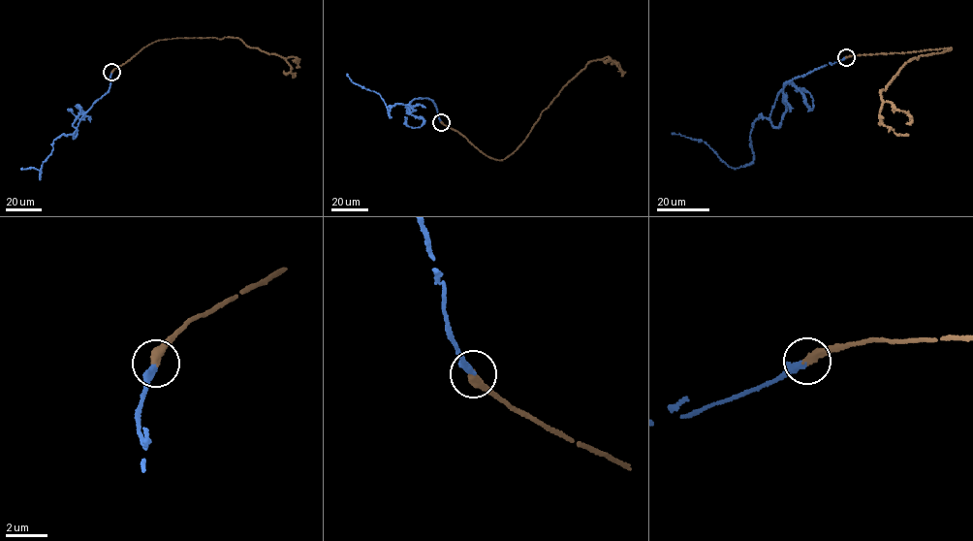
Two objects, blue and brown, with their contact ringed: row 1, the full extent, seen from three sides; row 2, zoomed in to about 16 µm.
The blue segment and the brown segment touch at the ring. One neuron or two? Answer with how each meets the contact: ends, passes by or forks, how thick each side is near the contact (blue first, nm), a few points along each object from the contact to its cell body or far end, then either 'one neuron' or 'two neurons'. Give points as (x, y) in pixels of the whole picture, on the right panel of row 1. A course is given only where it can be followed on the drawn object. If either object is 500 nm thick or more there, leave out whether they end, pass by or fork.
blue ends there; brown ends there; 320 nm thick on the blue side, 420 nm on the other; blue runs (846, 57), (788, 80), (769, 118), (760, 113), (752, 125), (749, 164), (730, 167), (704, 142), (672, 133); brown runs (846, 57), (952, 48), (905, 62), (881, 91), (881, 122), (895, 134), (908, 135); one neuron

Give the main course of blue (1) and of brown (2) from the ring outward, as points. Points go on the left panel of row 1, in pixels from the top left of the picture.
1: (111, 72), (107, 93), (77, 129), (55, 139), (40, 179), (39, 171), (21, 169)
2: (111, 72), (144, 47), (160, 40), (227, 37), (239, 39), (249, 47), (281, 56), (291, 66), (294, 76)

